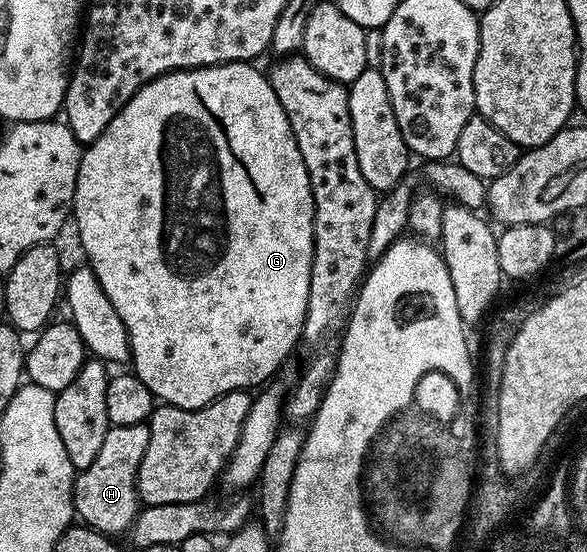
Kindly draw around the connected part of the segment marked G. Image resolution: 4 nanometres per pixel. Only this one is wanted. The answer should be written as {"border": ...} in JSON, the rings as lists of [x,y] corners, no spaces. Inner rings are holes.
{"border":[[[226,62],[216,66],[198,66],[192,70],[171,70],[167,74],[157,76],[152,82],[145,83],[140,90],[109,120],[105,132],[97,136],[84,149],[83,159],[79,162],[77,172],[77,184],[75,185],[75,201],[73,203],[73,222],[79,229],[79,242],[83,245],[83,254],[86,265],[91,267],[92,272],[97,276],[101,288],[105,288],[105,296],[109,296],[109,304],[117,308],[117,316],[127,329],[129,344],[131,345],[130,361],[135,362],[133,373],[143,381],[145,388],[155,395],[160,403],[186,410],[196,410],[202,406],[207,406],[213,400],[217,400],[222,394],[228,394],[234,390],[250,391],[254,388],[262,387],[272,381],[279,370],[279,365],[291,354],[291,349],[295,345],[300,345],[303,336],[303,321],[307,318],[307,305],[309,304],[309,280],[311,279],[311,269],[313,268],[313,252],[315,251],[315,205],[313,204],[313,192],[309,184],[309,172],[305,168],[305,160],[301,160],[301,152],[297,148],[297,140],[291,131],[291,125],[287,119],[285,108],[281,108],[281,100],[277,100],[277,92],[273,92],[271,79],[266,73],[263,74],[251,62]]]}

